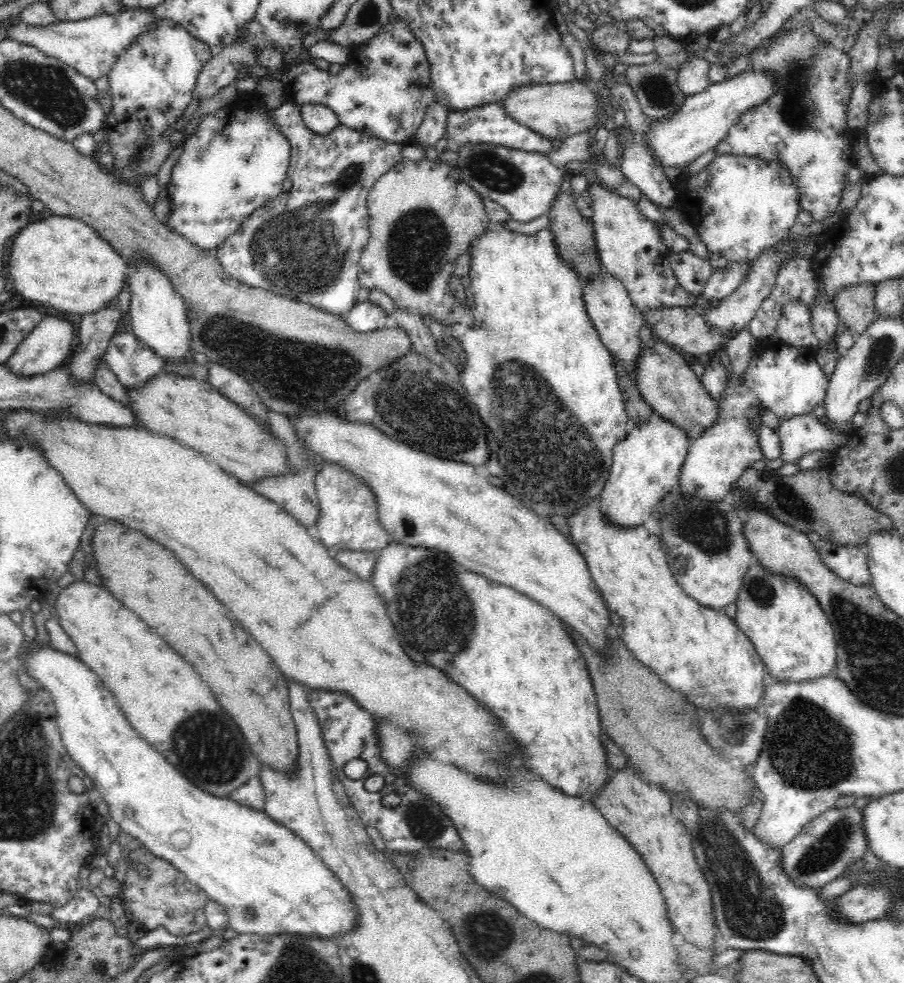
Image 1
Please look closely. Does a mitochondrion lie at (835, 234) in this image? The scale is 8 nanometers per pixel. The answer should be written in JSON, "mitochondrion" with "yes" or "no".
{"mitochondrion":"no"}

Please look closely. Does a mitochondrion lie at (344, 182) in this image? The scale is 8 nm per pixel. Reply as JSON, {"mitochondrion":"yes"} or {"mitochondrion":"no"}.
{"mitochondrion":"yes"}

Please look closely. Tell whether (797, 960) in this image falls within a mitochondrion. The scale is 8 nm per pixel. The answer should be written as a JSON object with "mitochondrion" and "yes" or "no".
{"mitochondrion":"no"}

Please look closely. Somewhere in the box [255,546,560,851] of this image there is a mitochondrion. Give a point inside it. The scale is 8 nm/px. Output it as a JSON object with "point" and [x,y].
{"point":[449,628]}

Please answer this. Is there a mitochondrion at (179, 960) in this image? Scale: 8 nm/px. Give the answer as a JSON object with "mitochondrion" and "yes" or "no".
{"mitochondrion":"no"}

